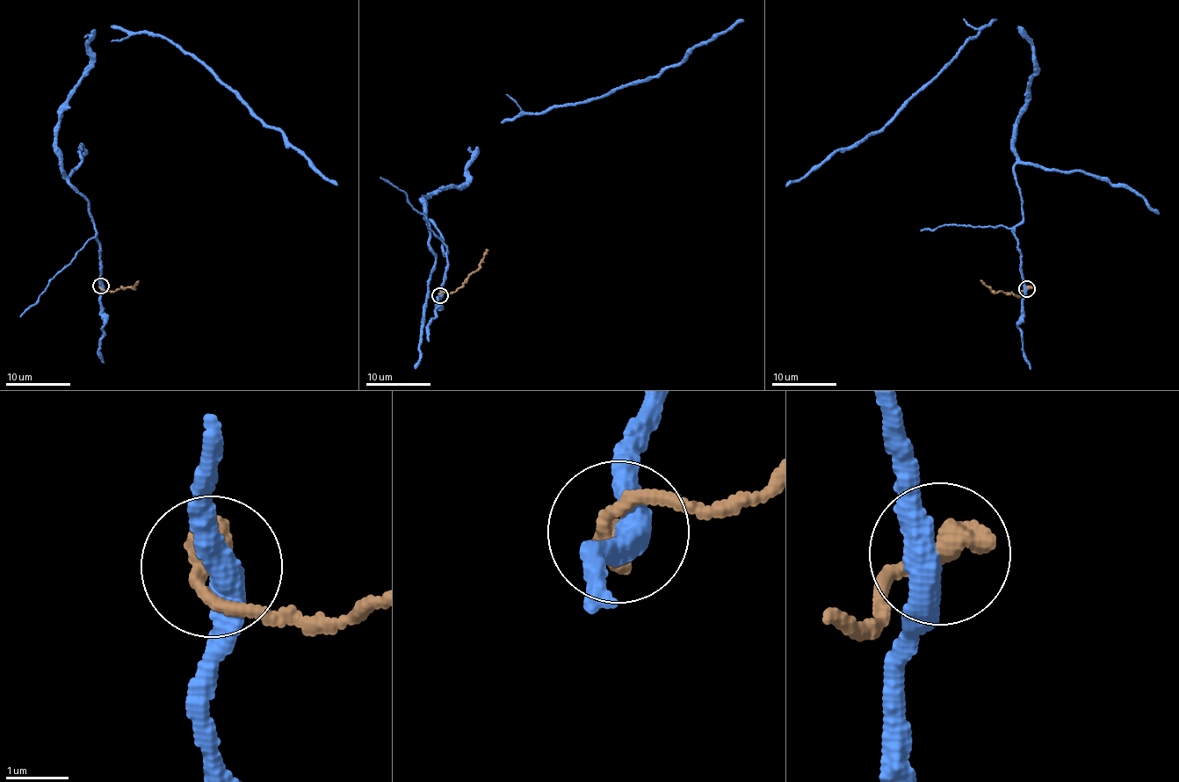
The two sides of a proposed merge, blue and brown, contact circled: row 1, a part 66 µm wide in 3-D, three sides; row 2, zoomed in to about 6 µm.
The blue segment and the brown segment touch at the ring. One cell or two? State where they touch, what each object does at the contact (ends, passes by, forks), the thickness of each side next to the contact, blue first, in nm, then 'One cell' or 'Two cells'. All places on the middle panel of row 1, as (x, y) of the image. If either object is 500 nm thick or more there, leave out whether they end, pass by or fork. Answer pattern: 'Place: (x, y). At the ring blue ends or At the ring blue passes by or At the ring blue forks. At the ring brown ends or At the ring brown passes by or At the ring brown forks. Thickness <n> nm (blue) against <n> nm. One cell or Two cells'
Place: (440, 295). At the ring blue passes by. At the ring brown ends. Thickness 400 nm (blue) against 480 nm. Two cells

